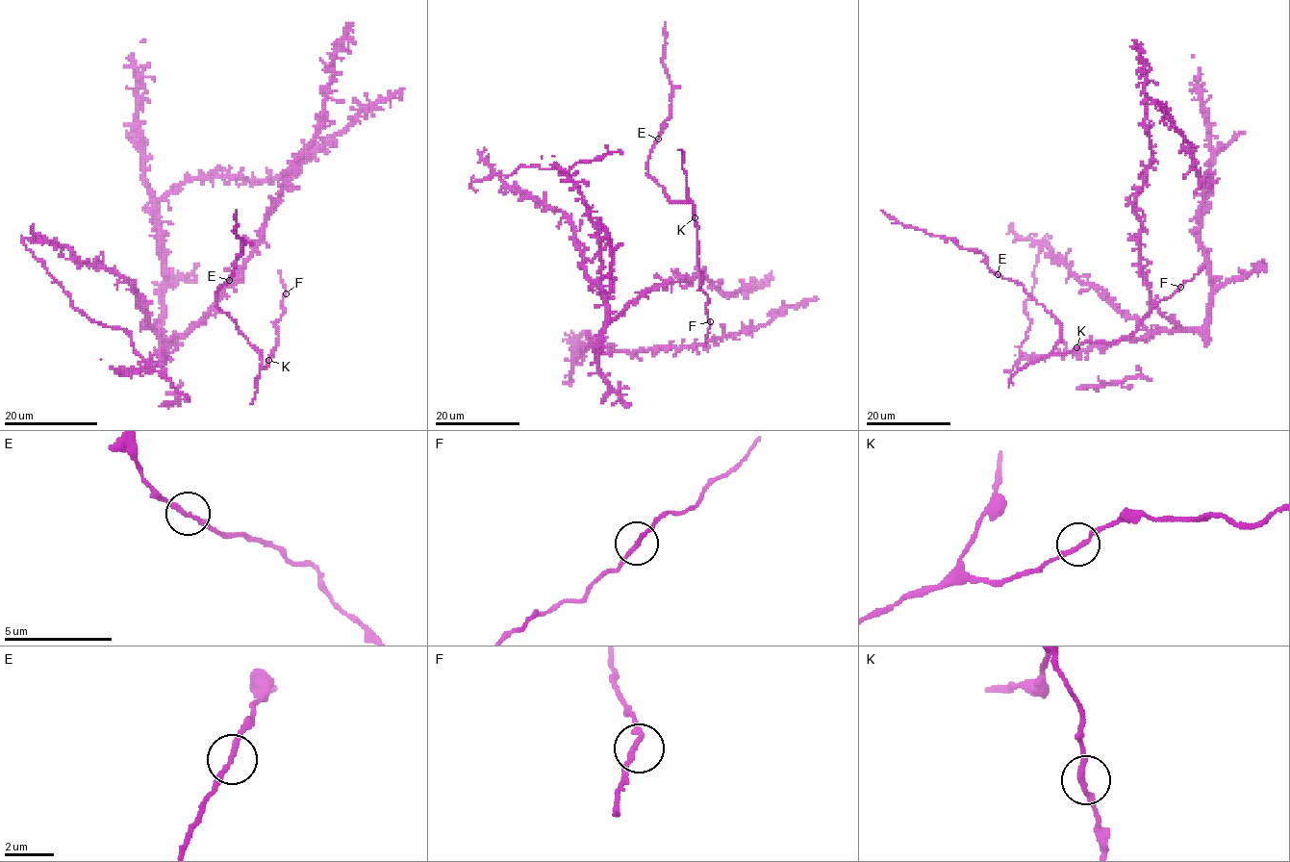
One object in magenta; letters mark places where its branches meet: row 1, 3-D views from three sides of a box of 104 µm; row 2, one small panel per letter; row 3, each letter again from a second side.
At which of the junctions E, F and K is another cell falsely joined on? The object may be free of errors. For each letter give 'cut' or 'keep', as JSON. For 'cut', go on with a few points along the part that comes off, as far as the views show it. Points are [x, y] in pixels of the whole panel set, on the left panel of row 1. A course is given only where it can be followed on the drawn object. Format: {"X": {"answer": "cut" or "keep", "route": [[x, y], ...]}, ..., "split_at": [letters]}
{"E": {"answer": "keep"}, "F": {"answer": "keep"}, "K": {"answer": "keep"}, "split_at": []}

